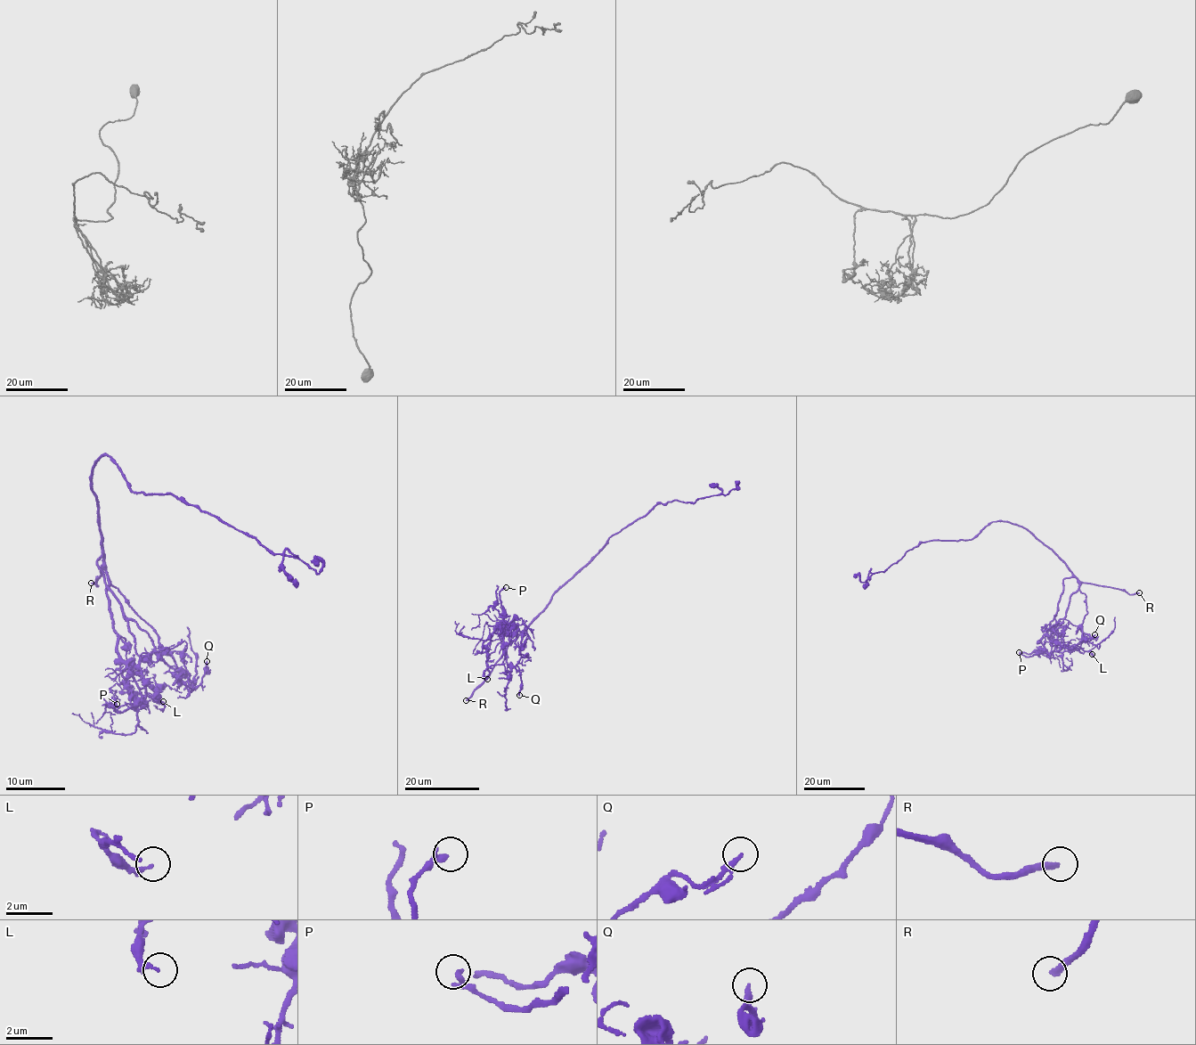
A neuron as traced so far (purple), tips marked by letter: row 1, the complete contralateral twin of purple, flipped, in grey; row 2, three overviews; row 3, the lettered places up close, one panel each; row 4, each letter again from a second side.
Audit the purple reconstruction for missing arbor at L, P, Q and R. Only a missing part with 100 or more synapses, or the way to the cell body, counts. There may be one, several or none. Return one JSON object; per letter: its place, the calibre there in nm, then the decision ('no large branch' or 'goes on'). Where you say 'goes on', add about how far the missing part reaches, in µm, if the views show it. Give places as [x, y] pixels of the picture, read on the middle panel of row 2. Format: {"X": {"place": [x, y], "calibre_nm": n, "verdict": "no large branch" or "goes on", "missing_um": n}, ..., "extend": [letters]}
{"L": {"place": [487, 679], "calibre_nm": 200, "verdict": "no large branch"}, "P": {"place": [506, 587], "calibre_nm": 240, "verdict": "no large branch"}, "Q": {"place": [519, 695], "calibre_nm": 240, "verdict": "no large branch"}, "R": {"place": [466, 700], "calibre_nm": 240, "verdict": "goes on", "missing_um": 110}, "extend": ["R"]}

